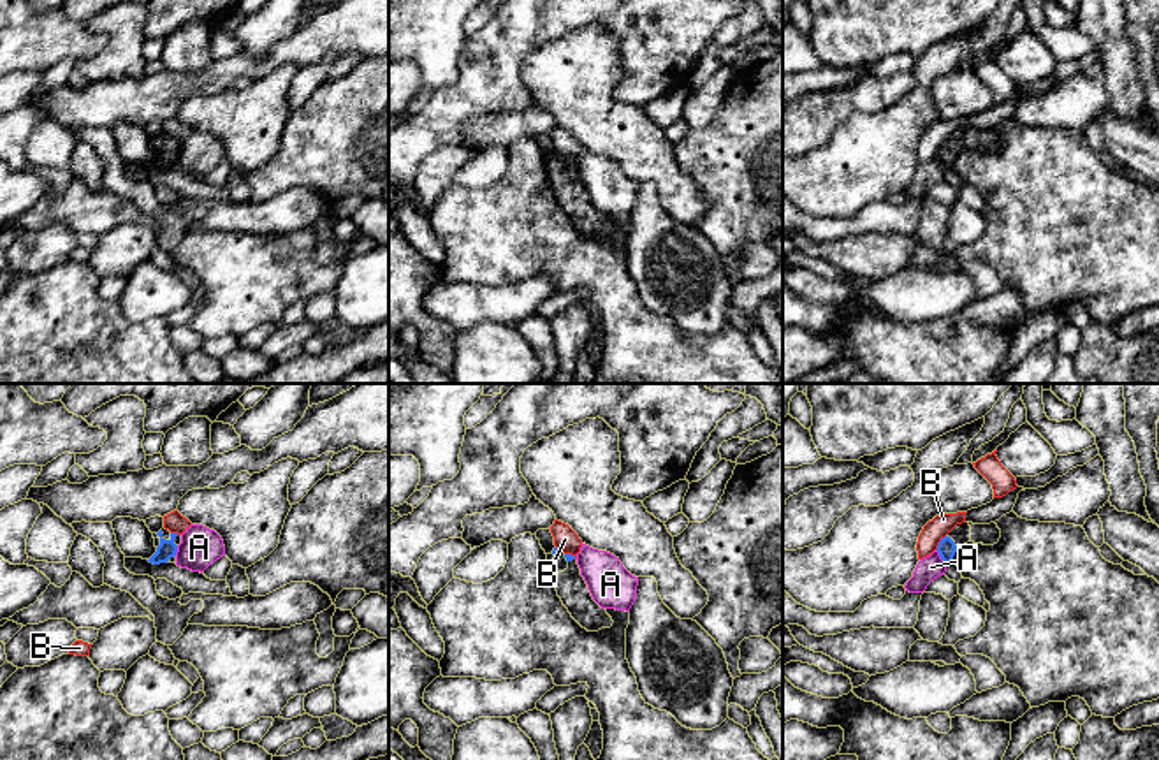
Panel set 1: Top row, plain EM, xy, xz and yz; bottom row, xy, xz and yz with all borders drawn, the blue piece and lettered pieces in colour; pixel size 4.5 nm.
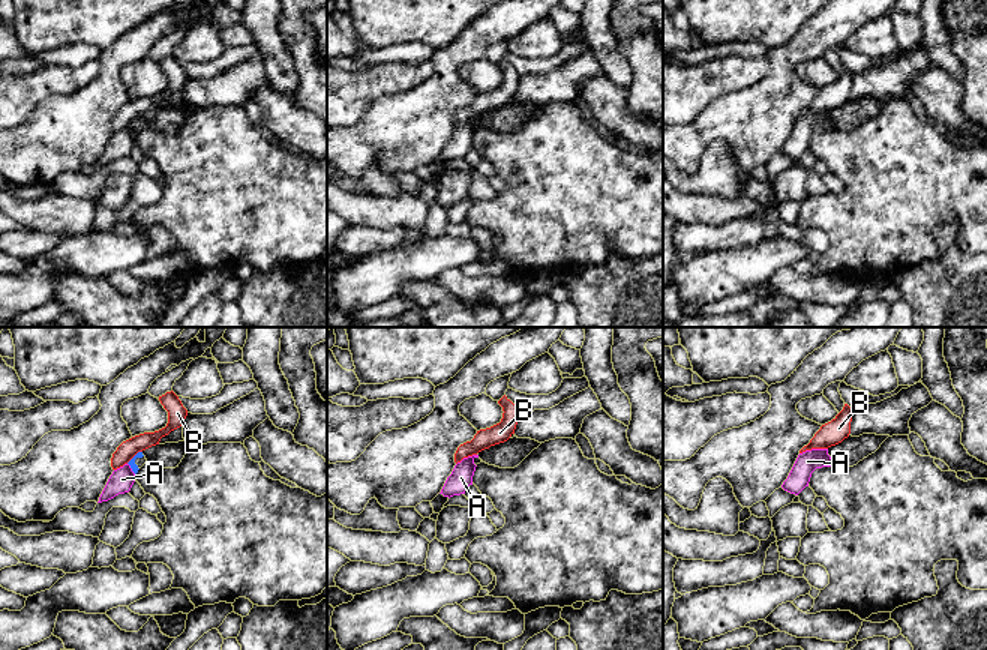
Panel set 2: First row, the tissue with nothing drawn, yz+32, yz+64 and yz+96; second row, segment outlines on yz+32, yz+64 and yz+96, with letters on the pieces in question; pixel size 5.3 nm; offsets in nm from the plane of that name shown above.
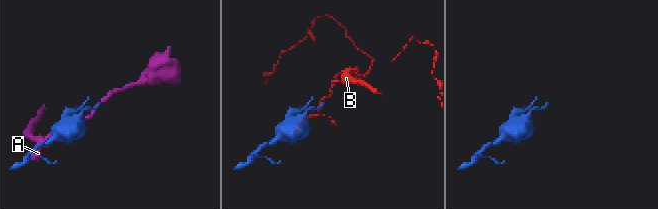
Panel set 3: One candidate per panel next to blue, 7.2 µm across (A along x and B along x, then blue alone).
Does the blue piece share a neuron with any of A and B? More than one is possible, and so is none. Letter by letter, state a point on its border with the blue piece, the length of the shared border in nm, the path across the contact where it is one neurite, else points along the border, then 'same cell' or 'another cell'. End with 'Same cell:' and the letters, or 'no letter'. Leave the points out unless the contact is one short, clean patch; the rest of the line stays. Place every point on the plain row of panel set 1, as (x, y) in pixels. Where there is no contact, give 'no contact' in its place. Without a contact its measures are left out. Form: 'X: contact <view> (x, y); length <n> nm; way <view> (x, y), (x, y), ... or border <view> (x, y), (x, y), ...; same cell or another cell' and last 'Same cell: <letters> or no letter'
A: contact yz (941, 164); length 80 nm; another cell
B: contact yz (940, 148); length 80 nm; another cell
Same cell: no letter

